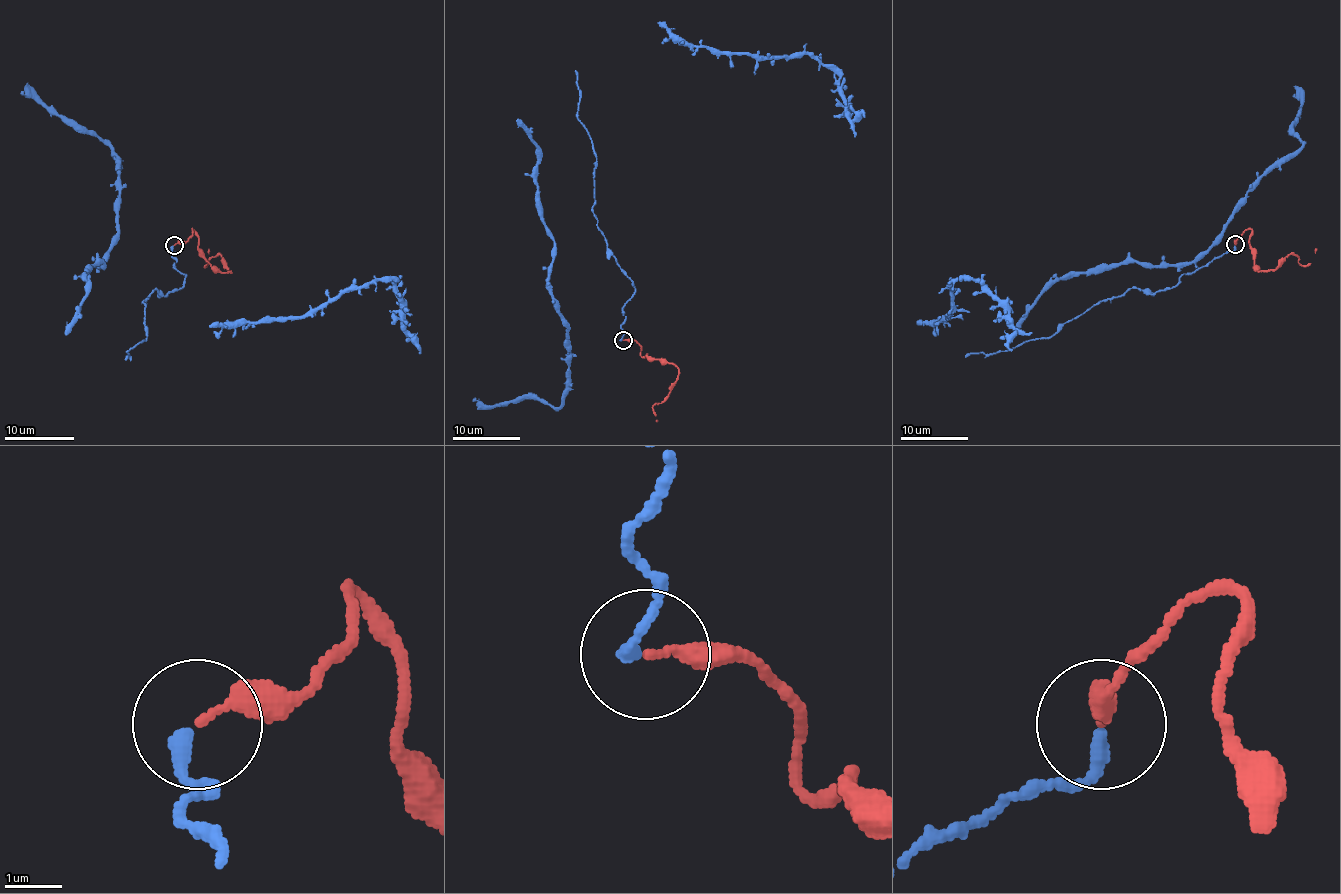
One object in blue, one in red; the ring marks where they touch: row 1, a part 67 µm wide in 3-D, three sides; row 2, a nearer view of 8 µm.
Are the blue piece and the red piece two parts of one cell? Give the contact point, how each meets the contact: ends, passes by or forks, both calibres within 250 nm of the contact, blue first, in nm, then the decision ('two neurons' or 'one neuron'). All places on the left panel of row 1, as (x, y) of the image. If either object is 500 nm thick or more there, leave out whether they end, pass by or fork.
place (174, 245); blue ends; red ends; calibres 280 and 200 nm; one neuron

